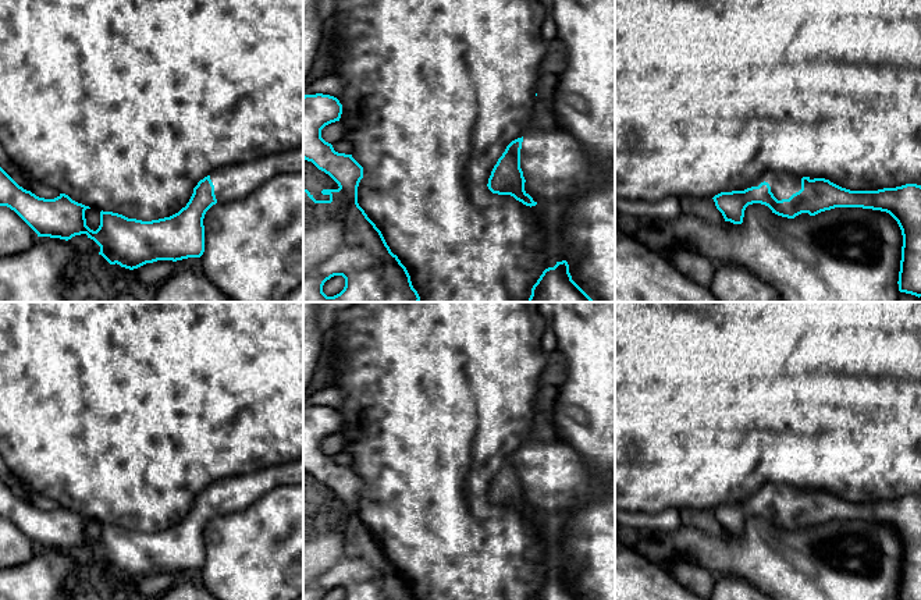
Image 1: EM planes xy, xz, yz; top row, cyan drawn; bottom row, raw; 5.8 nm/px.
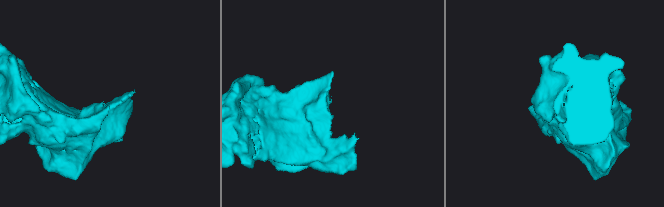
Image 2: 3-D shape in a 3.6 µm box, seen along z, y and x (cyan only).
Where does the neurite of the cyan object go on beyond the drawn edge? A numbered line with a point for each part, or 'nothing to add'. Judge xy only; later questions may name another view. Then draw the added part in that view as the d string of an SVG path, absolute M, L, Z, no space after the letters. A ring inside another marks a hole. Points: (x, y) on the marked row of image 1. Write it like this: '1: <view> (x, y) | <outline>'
1: xy (231, 183) | M303 145L217 168L210 174L210 180L217 203L221 203L241 199L281 173L303 173Z

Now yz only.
1: yz (783, 185) | M768 171L765 173L761 180L761 182L768 182L771 187L771 192L778 200L789 199L793 194L799 192L801 189L801 178L789 173L774 173Z

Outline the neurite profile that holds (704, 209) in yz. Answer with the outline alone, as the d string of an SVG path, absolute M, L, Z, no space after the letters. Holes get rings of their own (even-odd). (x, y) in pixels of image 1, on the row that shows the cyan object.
M682 196L680 212L686 214L693 214L708 224L725 224L725 219L722 213L716 209L712 198L700 199L693 196Z

